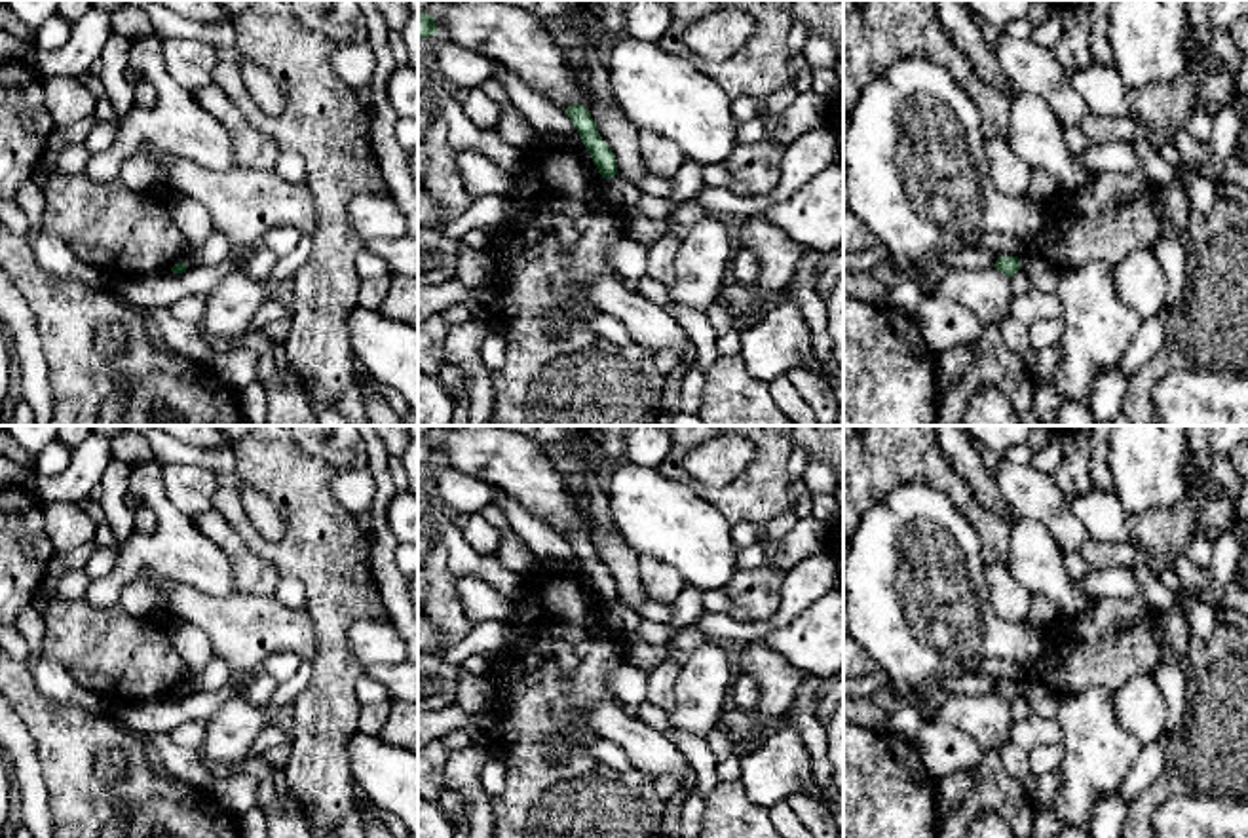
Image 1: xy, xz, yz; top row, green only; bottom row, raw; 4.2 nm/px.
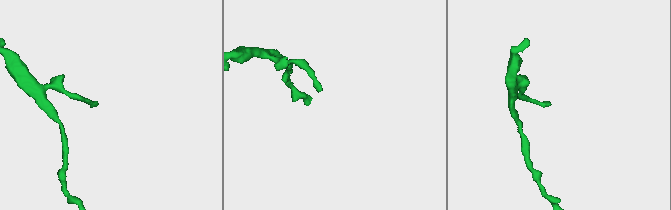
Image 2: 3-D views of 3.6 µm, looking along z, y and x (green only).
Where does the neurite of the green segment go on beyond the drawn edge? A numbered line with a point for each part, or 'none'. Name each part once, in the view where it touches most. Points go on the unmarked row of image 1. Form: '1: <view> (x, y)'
none

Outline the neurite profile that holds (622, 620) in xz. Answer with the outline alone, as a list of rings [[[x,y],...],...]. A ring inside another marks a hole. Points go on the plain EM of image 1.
[[[619,600],[604,604],[604,627],[615,637],[623,640],[629,638],[634,633],[638,621],[640,616],[627,604],[621,604]]]

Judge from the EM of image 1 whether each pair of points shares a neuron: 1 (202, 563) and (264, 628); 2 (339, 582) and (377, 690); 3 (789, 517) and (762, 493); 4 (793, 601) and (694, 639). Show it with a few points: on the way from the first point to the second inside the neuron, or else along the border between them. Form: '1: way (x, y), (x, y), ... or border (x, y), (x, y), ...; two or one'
1: border (189, 586), (211, 595), (234, 593); two
2: border (363, 673), (356, 683), (356, 700), (361, 705); two
3: border (791, 508), (762, 525); two
4: border (688, 626), (709, 639); two

